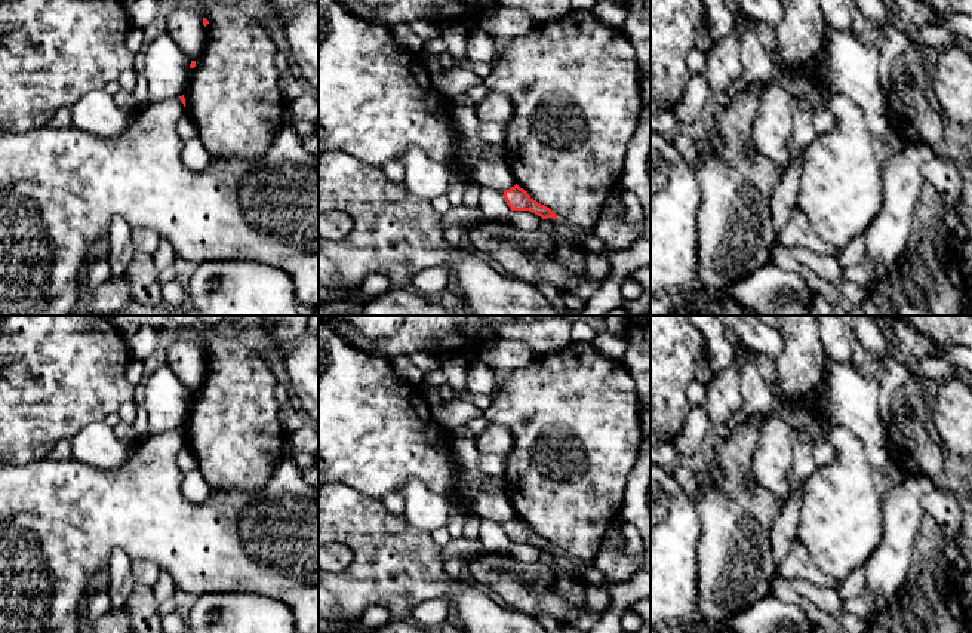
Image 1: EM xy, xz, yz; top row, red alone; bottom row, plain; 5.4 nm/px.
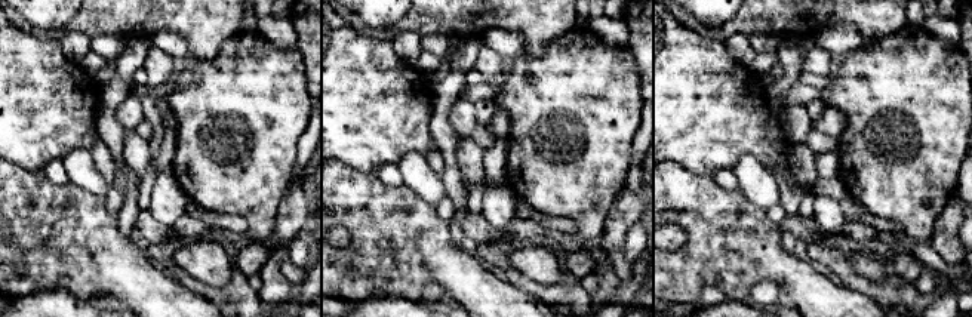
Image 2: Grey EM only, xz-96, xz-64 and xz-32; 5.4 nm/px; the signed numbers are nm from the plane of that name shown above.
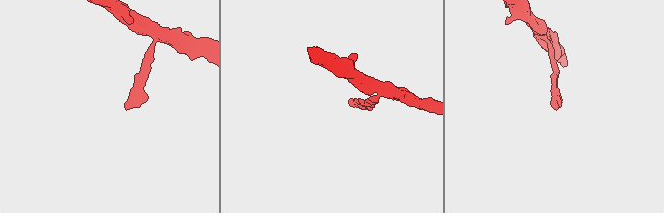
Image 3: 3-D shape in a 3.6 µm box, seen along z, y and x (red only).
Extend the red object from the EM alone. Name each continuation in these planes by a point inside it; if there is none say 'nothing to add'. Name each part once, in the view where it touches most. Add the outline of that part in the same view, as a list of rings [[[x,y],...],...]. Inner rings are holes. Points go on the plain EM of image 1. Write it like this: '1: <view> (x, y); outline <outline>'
nothing to add

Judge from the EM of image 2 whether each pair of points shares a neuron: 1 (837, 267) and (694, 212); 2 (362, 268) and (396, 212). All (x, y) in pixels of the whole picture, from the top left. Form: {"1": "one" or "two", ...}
{"1": "two", "2": "one"}

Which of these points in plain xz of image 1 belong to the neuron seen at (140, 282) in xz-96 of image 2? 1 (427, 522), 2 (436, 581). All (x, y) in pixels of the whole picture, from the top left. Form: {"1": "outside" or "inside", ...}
{"1": "outside", "2": "inside"}

